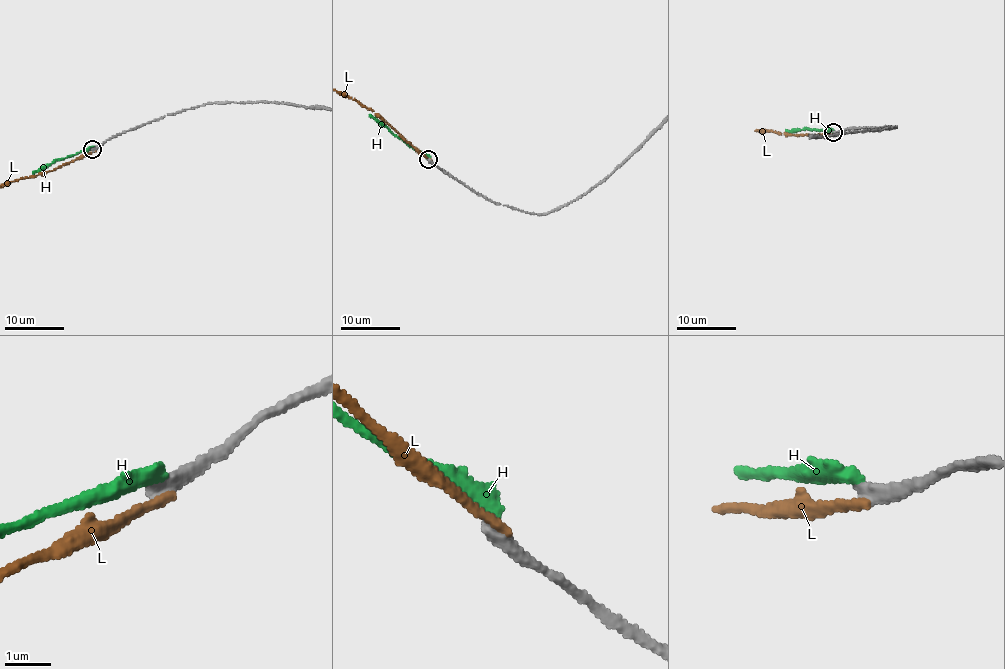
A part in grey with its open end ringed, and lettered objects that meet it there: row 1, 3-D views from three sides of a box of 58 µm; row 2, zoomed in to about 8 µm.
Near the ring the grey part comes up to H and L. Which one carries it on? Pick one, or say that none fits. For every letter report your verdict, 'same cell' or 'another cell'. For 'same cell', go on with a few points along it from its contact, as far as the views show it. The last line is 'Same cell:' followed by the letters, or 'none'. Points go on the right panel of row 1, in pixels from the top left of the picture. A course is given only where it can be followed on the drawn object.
H: another cell
L: another cell
Same cell: none

